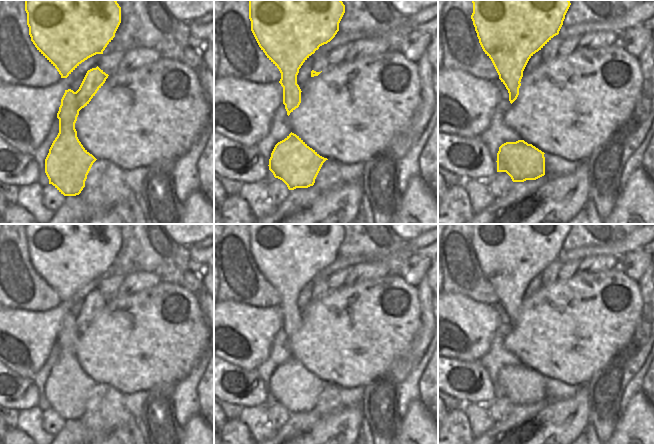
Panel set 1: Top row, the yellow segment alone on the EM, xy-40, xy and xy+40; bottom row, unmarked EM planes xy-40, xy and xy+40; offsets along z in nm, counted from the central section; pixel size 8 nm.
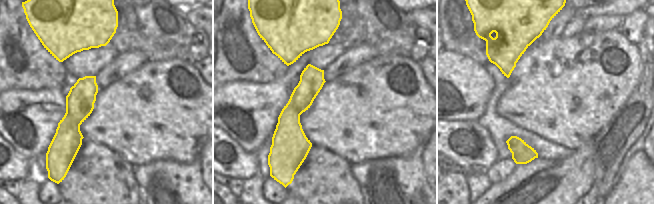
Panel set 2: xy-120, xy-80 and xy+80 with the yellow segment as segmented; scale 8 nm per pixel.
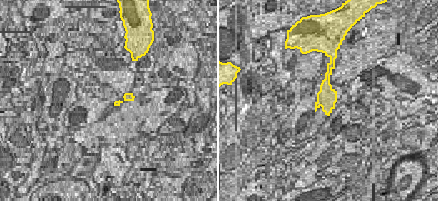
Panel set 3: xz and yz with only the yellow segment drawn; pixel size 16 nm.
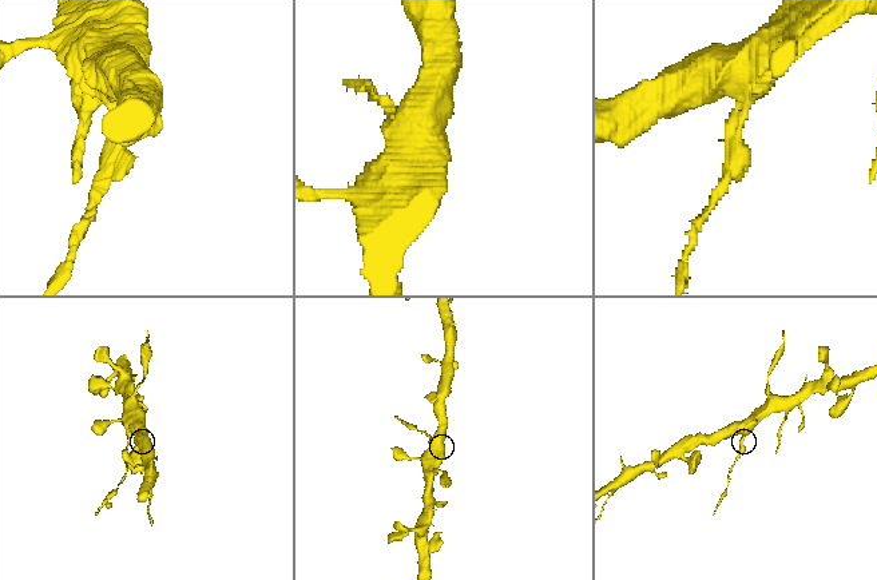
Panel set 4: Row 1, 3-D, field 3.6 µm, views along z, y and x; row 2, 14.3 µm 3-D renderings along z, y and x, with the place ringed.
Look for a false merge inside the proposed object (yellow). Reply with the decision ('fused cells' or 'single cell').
fused cells

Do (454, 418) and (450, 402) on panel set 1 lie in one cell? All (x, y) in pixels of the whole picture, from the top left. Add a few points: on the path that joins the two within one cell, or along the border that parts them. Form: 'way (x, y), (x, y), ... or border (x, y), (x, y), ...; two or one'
border (449, 409), (464, 410); two

